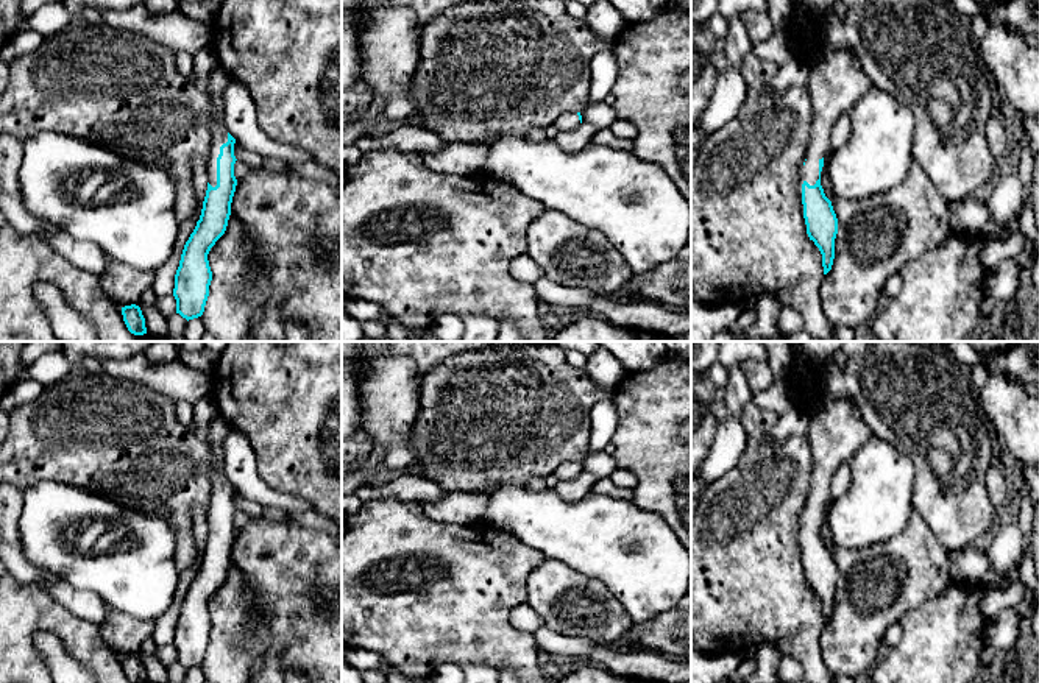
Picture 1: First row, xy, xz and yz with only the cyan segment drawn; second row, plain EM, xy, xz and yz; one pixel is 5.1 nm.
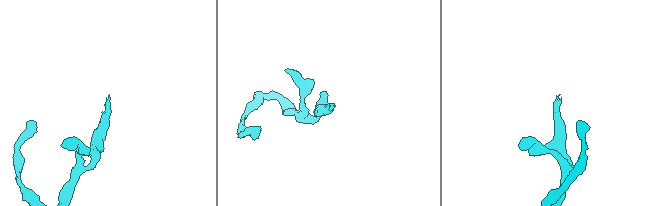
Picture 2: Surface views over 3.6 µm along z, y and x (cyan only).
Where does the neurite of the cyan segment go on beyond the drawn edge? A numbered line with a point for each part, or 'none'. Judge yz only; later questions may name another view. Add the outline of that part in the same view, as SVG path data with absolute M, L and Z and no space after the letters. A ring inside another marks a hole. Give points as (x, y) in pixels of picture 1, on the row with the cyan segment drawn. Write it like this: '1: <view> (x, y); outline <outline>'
1: yz (836, 81); outline M847 48L822 55L811 67L808 90L813 101L813 131L805 165L802 167L802 184L814 186L819 179L819 161L830 148L830 134L836 120L849 112L866 92L869 80Z

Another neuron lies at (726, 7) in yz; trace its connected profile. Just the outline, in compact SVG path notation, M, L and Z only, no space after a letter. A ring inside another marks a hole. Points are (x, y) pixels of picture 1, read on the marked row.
M719 0L719 11L725 16L744 9L755 9L766 12L768 3L766 0Z

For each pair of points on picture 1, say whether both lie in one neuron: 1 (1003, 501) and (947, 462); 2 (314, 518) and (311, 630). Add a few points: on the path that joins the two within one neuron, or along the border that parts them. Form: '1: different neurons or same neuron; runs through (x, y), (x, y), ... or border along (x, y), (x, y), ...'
1: different neurons; border along (989, 467), (986, 473), (988, 499), (999, 513)
2: different neurons; border along (294, 520), (325, 532)

